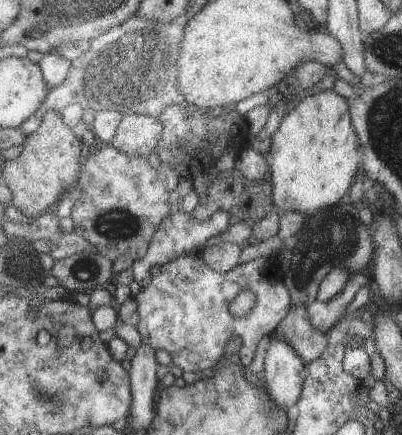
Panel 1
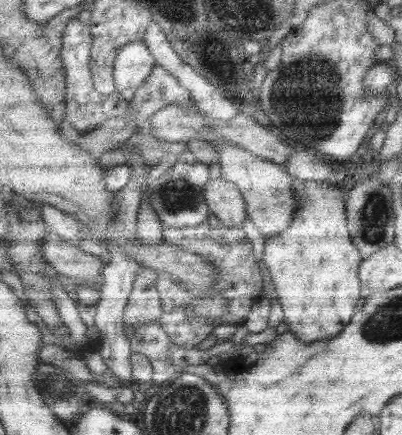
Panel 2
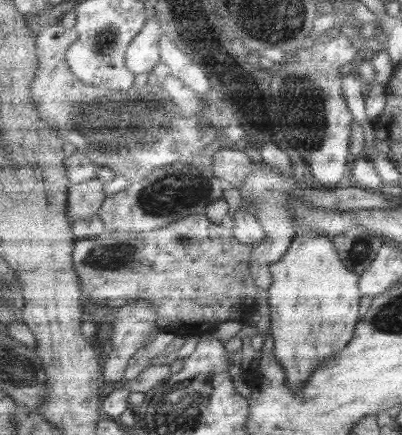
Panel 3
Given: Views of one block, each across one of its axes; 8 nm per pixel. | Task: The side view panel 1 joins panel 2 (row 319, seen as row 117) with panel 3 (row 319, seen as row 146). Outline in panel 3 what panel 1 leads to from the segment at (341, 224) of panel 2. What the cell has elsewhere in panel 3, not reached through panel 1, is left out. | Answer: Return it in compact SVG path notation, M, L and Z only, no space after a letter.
M299 230L293 242L289 244L287 252L281 256L279 262L269 266L271 286L267 290L267 304L269 304L269 334L273 338L273 356L275 360L283 362L285 386L289 390L299 390L299 386L307 384L309 374L315 368L321 368L331 354L341 352L353 336L353 328L359 316L359 278L345 270L331 238L327 234L319 234L313 230Z

